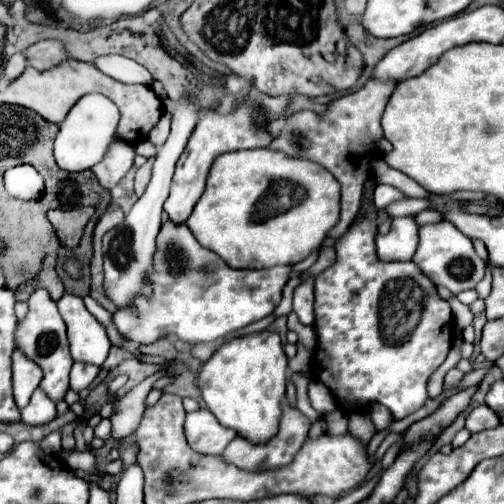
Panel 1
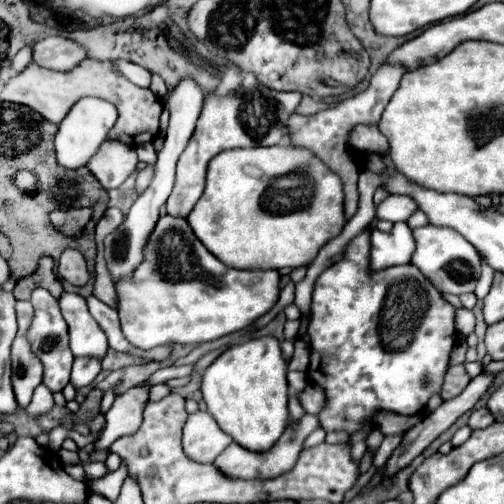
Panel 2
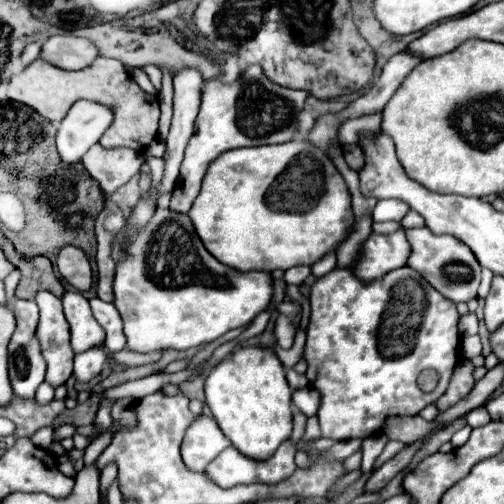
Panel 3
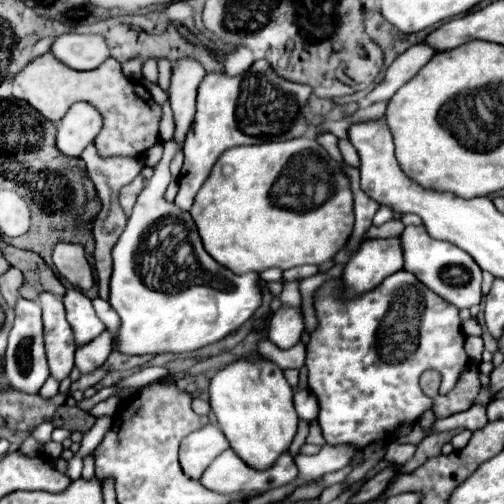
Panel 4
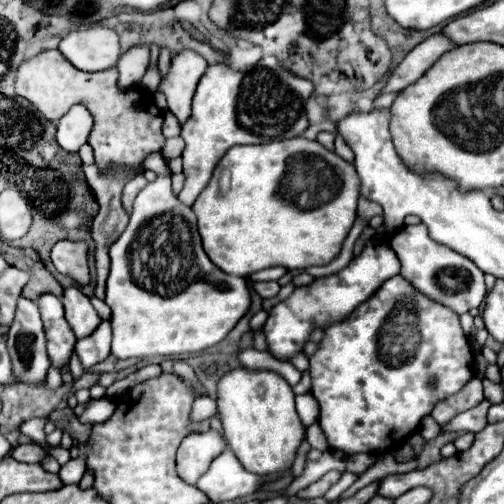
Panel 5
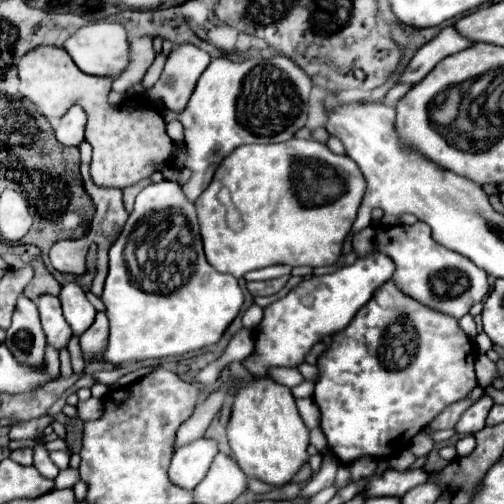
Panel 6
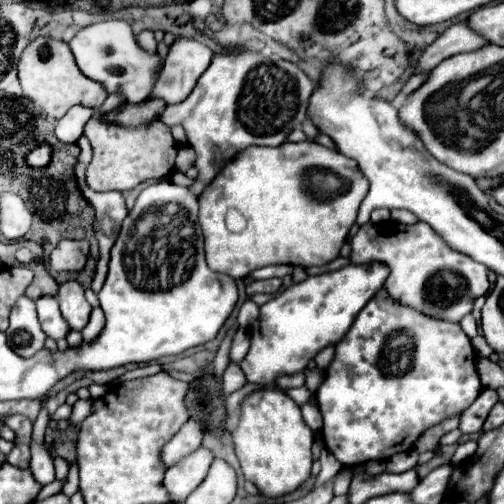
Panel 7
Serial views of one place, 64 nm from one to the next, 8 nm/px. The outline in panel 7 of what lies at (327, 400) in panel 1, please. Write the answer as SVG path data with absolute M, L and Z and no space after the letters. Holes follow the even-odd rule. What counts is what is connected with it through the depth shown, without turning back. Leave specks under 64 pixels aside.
M310 402L304 404L300 410L302 410L302 418L304 418L304 422L312 428L314 434L318 434L320 428L322 428L322 414L320 414L320 410L318 410L316 406L312 406Z

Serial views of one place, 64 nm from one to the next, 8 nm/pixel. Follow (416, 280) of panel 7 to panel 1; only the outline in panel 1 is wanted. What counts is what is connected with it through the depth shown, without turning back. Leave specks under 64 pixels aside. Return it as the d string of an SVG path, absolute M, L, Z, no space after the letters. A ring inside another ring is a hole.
M436 222L420 226L418 230L420 244L414 254L414 262L422 268L422 272L436 284L448 288L452 294L458 294L462 290L472 290L480 278L484 276L484 260L476 254L472 242L454 226L448 222Z

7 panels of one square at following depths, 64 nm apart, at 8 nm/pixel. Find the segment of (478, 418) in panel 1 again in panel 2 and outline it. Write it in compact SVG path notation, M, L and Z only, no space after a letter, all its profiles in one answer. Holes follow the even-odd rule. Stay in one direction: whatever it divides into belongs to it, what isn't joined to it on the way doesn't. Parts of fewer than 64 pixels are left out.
M474 408L470 412L470 420L468 420L468 426L472 430L478 430L478 428L484 428L484 426L490 426L494 422L494 416L488 412L488 408Z

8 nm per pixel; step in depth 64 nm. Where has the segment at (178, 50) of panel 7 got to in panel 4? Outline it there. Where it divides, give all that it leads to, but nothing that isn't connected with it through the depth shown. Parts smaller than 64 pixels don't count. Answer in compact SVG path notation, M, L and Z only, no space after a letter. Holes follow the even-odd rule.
M182 58L174 64L172 68L172 78L170 78L170 106L174 110L174 122L176 122L176 142L184 142L184 136L194 120L196 112L196 94L198 94L198 84L206 76L206 70L202 64L194 58Z

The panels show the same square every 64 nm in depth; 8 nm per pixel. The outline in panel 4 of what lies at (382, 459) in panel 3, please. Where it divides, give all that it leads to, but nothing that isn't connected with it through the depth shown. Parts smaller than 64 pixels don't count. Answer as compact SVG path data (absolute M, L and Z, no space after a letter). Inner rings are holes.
M394 440L386 445L384 459L395 464L404 465L412 459L415 451L415 445L402 444Z

